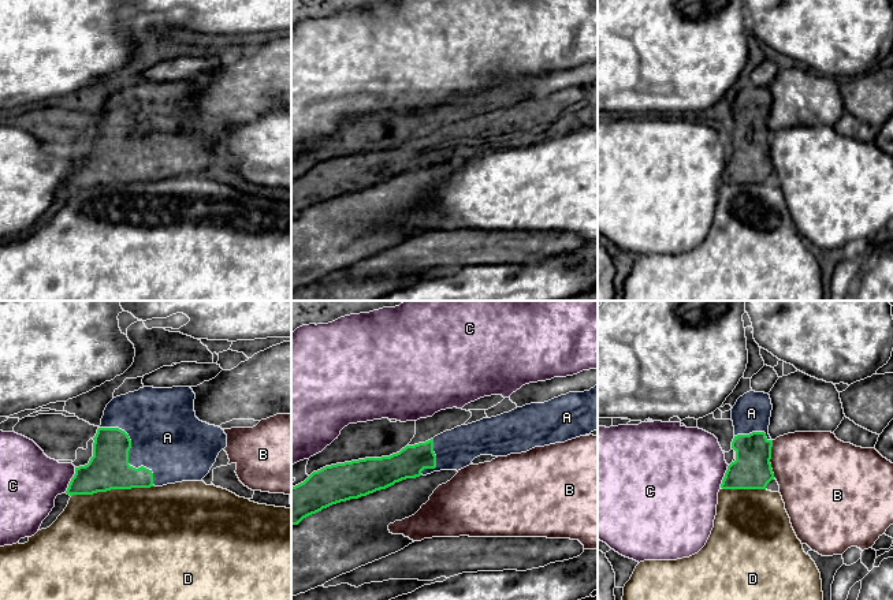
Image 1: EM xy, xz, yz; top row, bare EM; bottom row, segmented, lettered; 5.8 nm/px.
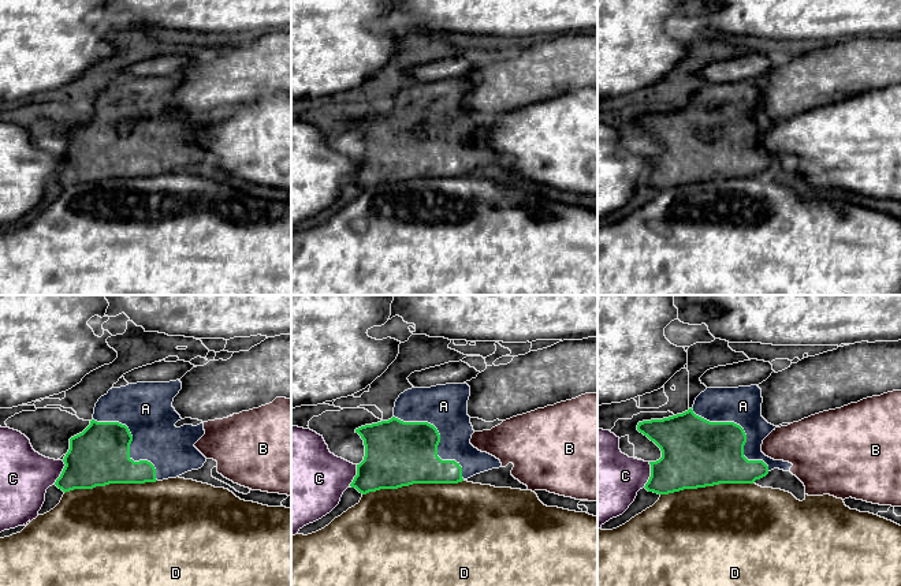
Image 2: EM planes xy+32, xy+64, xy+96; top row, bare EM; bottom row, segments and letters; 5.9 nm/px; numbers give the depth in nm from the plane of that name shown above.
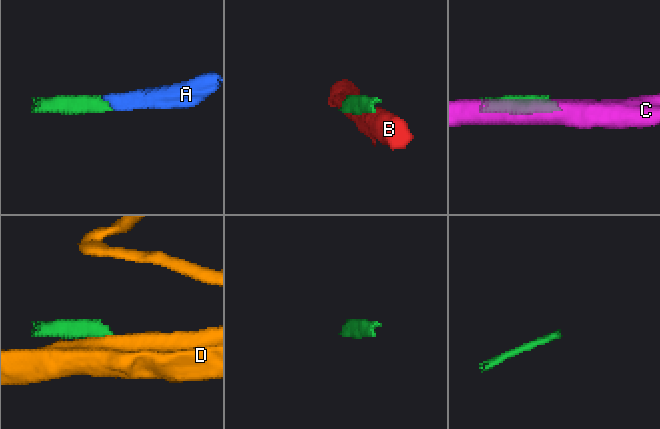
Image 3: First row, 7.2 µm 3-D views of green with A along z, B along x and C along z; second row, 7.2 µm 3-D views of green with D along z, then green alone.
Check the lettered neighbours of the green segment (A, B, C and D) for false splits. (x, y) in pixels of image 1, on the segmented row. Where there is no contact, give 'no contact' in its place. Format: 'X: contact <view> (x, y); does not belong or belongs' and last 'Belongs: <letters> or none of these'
A: contact xy (127, 454); belongs
B: contact yz (770, 458); does not belong
C: contact xy (71, 480); does not belong
D: contact xy (112, 488); does not belong
Belongs: A

